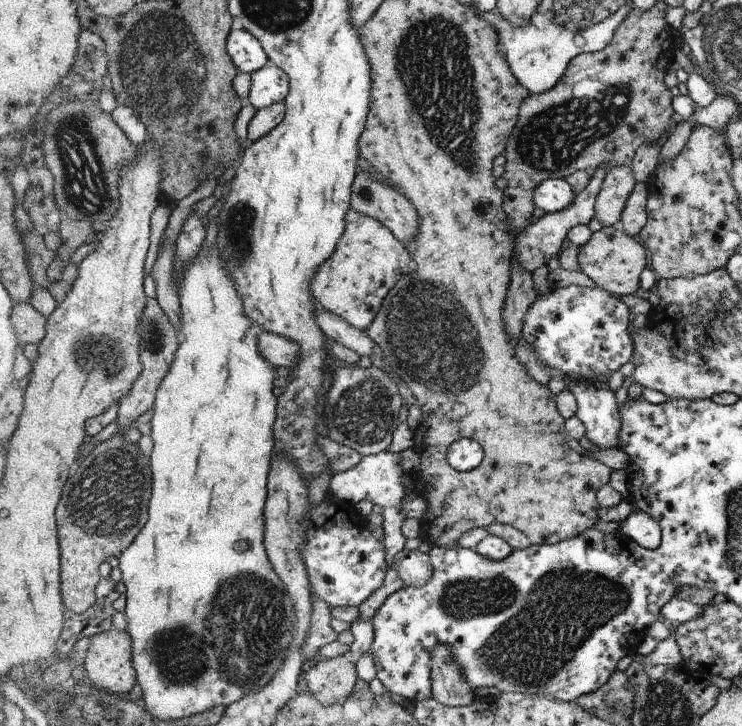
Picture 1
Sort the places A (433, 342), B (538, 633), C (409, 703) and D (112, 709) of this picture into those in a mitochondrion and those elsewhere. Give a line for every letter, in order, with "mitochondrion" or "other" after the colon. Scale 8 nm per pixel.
A: mitochondrion
B: mitochondrion
C: other
D: mitochondrion

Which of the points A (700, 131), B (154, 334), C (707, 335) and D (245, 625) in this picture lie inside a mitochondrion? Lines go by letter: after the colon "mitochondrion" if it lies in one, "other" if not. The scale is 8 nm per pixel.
A: other
B: mitochondrion
C: other
D: mitochondrion

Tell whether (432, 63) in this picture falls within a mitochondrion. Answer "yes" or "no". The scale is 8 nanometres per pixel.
yes

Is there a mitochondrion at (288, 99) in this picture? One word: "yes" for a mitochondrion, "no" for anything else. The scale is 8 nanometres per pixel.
no

